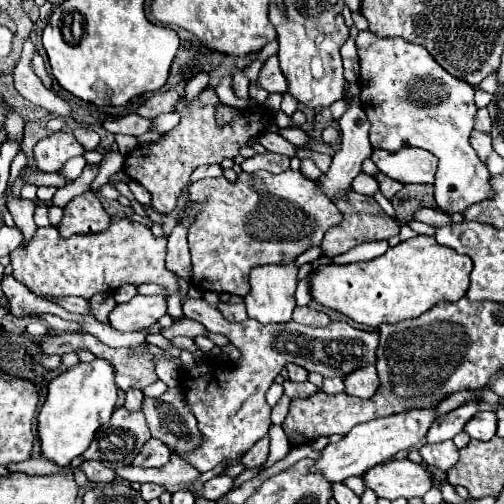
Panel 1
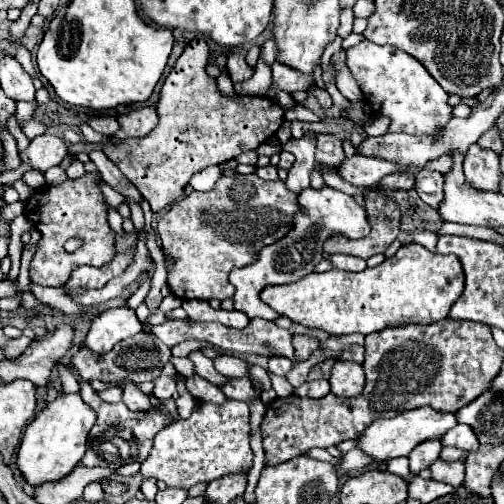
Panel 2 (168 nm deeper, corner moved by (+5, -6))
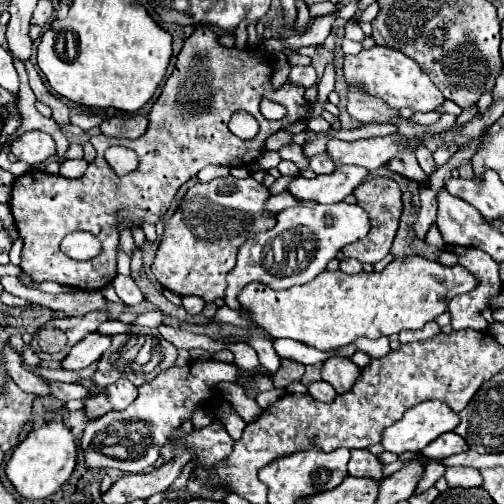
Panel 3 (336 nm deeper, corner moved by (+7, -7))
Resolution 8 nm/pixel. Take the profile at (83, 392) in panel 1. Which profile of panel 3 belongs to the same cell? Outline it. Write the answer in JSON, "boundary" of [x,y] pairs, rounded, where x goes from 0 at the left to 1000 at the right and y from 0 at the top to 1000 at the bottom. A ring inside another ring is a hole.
{"boundary":[[[111,821],[103,837],[75,853],[63,853],[24,897],[12,921],[12,944],[32,968],[32,976],[52,992],[87,992],[103,984],[143,940],[151,925],[151,877],[147,861],[127,845],[123,825]]]}

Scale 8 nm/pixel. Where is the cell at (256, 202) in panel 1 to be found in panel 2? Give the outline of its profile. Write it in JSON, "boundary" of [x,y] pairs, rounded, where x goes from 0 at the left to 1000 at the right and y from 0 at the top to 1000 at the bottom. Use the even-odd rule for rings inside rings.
{"boundary":[[[504,343],[440,347],[425,375],[409,383],[377,379],[313,438],[321,494],[349,518],[333,542],[333,569],[357,593],[444,597],[464,589],[464,565],[452,558],[456,538],[504,522],[520,490],[563,474],[591,423],[599,423],[591,383],[575,379],[556,355],[520,359]]]}

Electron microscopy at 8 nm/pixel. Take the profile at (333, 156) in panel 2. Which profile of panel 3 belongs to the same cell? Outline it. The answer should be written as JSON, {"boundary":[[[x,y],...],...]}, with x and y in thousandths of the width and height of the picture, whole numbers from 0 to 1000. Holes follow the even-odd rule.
{"boundary":[[[631,306],[631,310],[619,310],[615,313],[615,333],[627,341],[627,345],[659,345],[667,337],[667,329],[659,325],[659,317],[651,317],[651,306]]]}

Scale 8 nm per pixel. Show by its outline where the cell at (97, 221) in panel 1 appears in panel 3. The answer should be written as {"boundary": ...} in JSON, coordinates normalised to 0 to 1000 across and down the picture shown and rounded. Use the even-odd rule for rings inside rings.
{"boundary":[[[393,52],[385,60],[385,67],[365,83],[345,143],[341,151],[329,159],[321,187],[313,190],[313,198],[306,202],[298,226],[294,226],[294,258],[274,274],[274,278],[254,278],[254,274],[214,274],[206,266],[198,270],[183,270],[179,282],[190,294],[190,317],[183,325],[175,325],[175,337],[163,353],[155,357],[139,357],[127,349],[107,349],[83,337],[60,337],[44,349],[36,349],[24,365],[24,389],[20,389],[20,417],[32,440],[32,452],[40,460],[40,472],[48,480],[44,488],[44,520],[40,532],[48,540],[56,540],[67,560],[115,560],[127,567],[143,567],[155,575],[202,575],[206,567],[214,567],[226,548],[230,548],[230,520],[234,520],[234,476],[238,476],[238,456],[234,456],[234,437],[246,437],[250,452],[282,452],[286,444],[313,444],[329,417],[337,413],[337,401],[345,393],[345,385],[353,381],[353,373],[373,361],[377,353],[385,353],[405,329],[413,325],[433,325],[433,329],[480,329],[492,333],[496,325],[504,325],[520,302],[524,302],[524,282],[532,270],[548,266],[552,258],[591,242],[591,238],[611,238],[615,230],[615,206],[603,194],[603,171],[567,163],[560,175],[544,175],[540,171],[540,147],[544,147],[544,107],[524,107],[520,91],[496,91],[496,95],[448,95],[433,83],[433,71],[413,56],[413,52]],[[520,194],[536,194],[552,206],[560,206],[571,226],[567,234],[560,234],[556,242],[536,242],[516,226],[516,198]],[[468,218],[488,218],[496,222],[512,242],[516,242],[516,262],[500,274],[500,278],[480,278],[472,270],[464,270],[452,258],[452,238]],[[218,290],[250,290],[262,294],[274,306],[274,333],[254,345],[254,349],[234,349],[214,321],[206,317],[206,298]],[[147,456],[175,456],[187,468],[198,472],[202,480],[202,500],[198,508],[183,512],[183,520],[155,520],[143,516],[131,504],[119,504],[119,480],[135,460]]]}

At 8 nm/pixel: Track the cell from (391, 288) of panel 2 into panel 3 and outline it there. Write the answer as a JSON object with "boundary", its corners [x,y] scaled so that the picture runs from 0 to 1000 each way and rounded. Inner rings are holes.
{"boundary":[[[810,508],[802,516],[778,516],[758,540],[714,540],[714,544],[683,544],[675,536],[667,540],[639,540],[627,548],[627,556],[579,567],[571,575],[540,575],[516,560],[492,563],[476,587],[476,615],[512,647],[520,651],[536,671],[575,671],[587,679],[599,679],[607,687],[619,687],[627,694],[667,694],[679,687],[698,683],[706,671],[726,667],[734,675],[746,675],[754,667],[794,663],[798,655],[833,655],[845,639],[861,635],[877,619],[889,615],[889,599],[921,579],[933,579],[948,567],[944,548],[929,540],[921,528],[905,524],[897,532],[877,528],[869,520],[853,520],[833,508]]]}

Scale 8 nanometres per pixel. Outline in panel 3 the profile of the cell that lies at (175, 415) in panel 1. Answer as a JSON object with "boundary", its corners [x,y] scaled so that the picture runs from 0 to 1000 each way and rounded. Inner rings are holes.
{"boundary":[[[234,754],[218,766],[210,766],[210,778],[214,778],[214,794],[222,794],[222,806],[226,813],[246,813],[258,806],[258,794],[266,794],[274,786],[270,778],[270,766],[254,754]]]}

